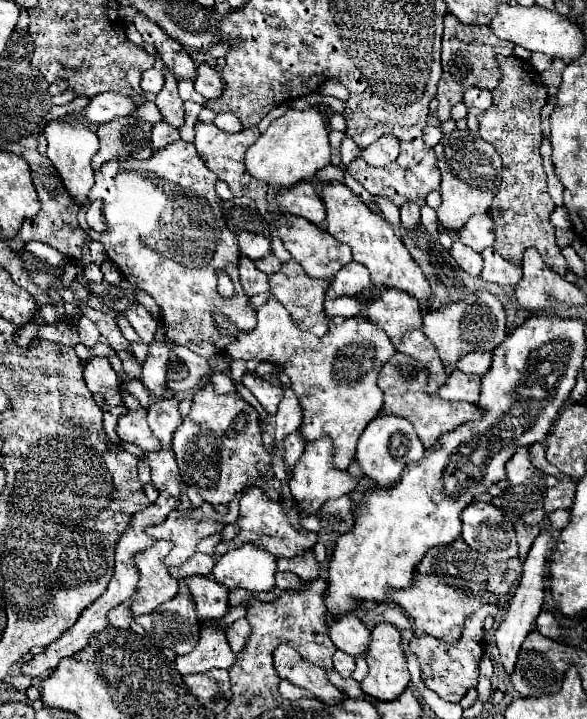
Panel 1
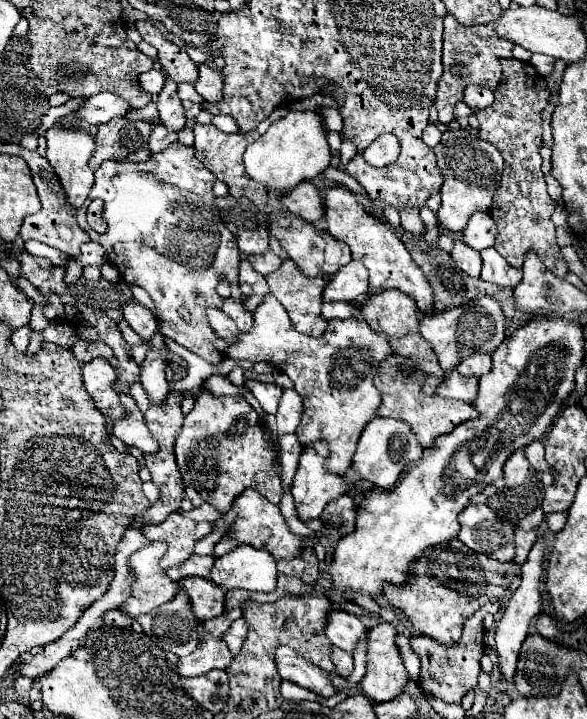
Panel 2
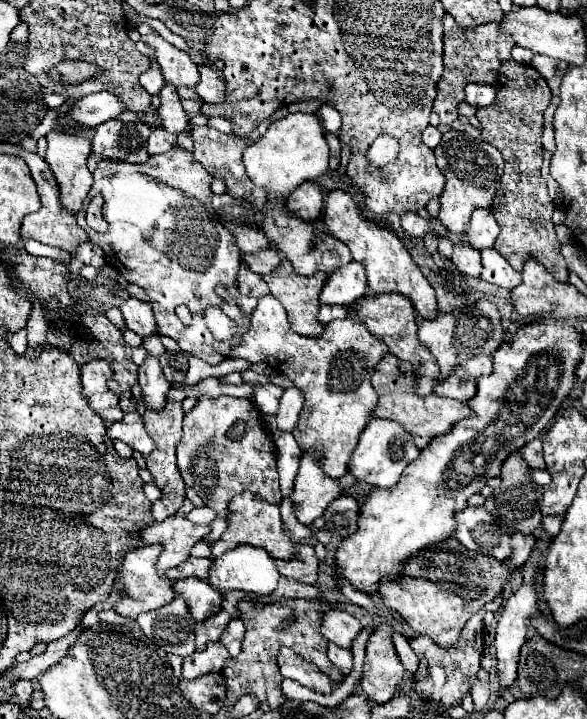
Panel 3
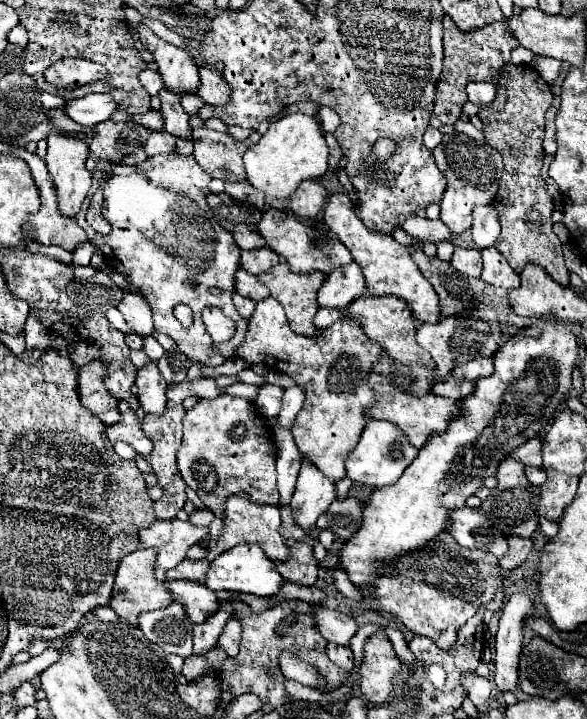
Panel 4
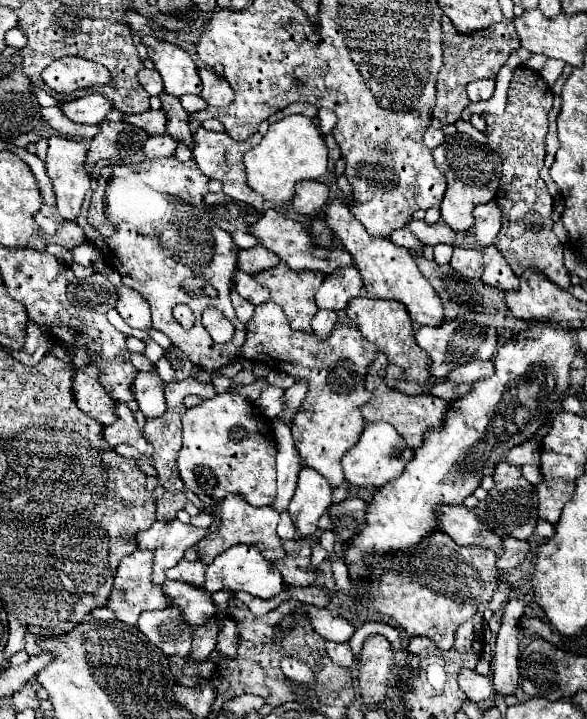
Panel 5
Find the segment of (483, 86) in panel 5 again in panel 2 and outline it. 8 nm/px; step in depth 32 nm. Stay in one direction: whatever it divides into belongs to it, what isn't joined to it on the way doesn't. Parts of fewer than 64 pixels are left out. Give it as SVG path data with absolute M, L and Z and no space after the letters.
M468 86L464 92L464 102L472 108L472 112L480 112L488 108L494 102L494 94L490 88L480 88L480 86Z

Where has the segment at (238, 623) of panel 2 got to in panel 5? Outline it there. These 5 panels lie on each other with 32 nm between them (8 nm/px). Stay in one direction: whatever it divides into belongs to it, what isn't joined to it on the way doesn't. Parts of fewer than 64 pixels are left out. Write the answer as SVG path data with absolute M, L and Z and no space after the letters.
M226 618L220 634L218 634L218 644L216 644L216 650L220 650L224 656L230 656L234 658L236 652L238 652L238 640L240 640L240 634L238 634L238 624L234 618Z

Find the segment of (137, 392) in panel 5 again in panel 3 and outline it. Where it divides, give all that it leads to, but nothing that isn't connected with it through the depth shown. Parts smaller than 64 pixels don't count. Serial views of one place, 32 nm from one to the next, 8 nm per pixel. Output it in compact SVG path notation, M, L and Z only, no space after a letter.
M148 354L138 372L140 372L138 374L138 384L142 388L142 394L146 398L148 408L152 408L152 410L164 408L164 400L166 400L170 384L164 378L160 358L154 356L154 354Z

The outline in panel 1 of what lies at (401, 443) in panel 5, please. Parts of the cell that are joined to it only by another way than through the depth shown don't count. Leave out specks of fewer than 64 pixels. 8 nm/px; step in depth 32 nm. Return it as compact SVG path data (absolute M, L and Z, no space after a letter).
M386 414L376 416L376 420L372 420L366 426L366 430L362 432L358 440L358 448L356 448L356 460L360 462L364 474L376 480L378 484L396 482L402 468L410 462L420 460L422 456L424 456L424 446L414 426L408 424L408 420L404 420L402 416L386 416Z

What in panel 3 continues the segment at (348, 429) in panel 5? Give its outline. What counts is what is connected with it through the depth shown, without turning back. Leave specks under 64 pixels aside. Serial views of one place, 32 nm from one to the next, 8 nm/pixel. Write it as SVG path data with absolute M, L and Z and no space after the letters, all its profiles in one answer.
M270 294L258 300L250 330L238 346L230 348L232 358L266 362L286 374L302 392L304 408L294 438L302 450L324 450L322 466L332 478L342 478L348 472L348 460L358 444L358 436L374 414L378 394L370 378L386 354L386 342L368 332L366 324L358 318L332 320L318 338L296 334L290 328L284 306Z

